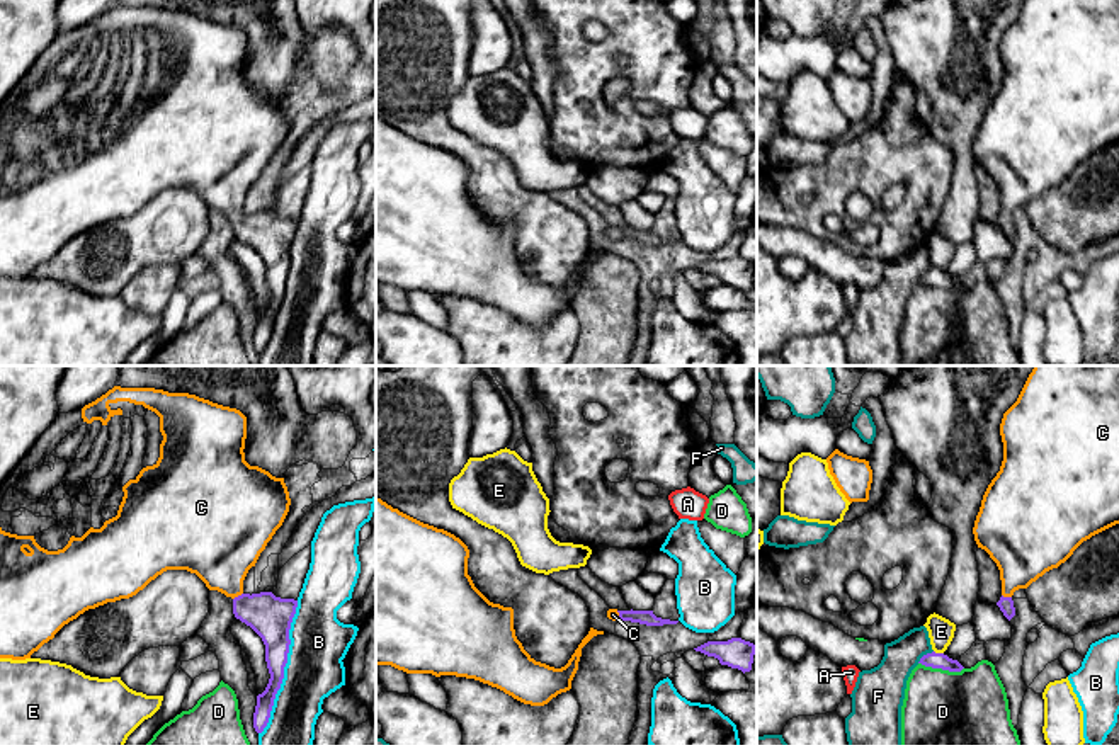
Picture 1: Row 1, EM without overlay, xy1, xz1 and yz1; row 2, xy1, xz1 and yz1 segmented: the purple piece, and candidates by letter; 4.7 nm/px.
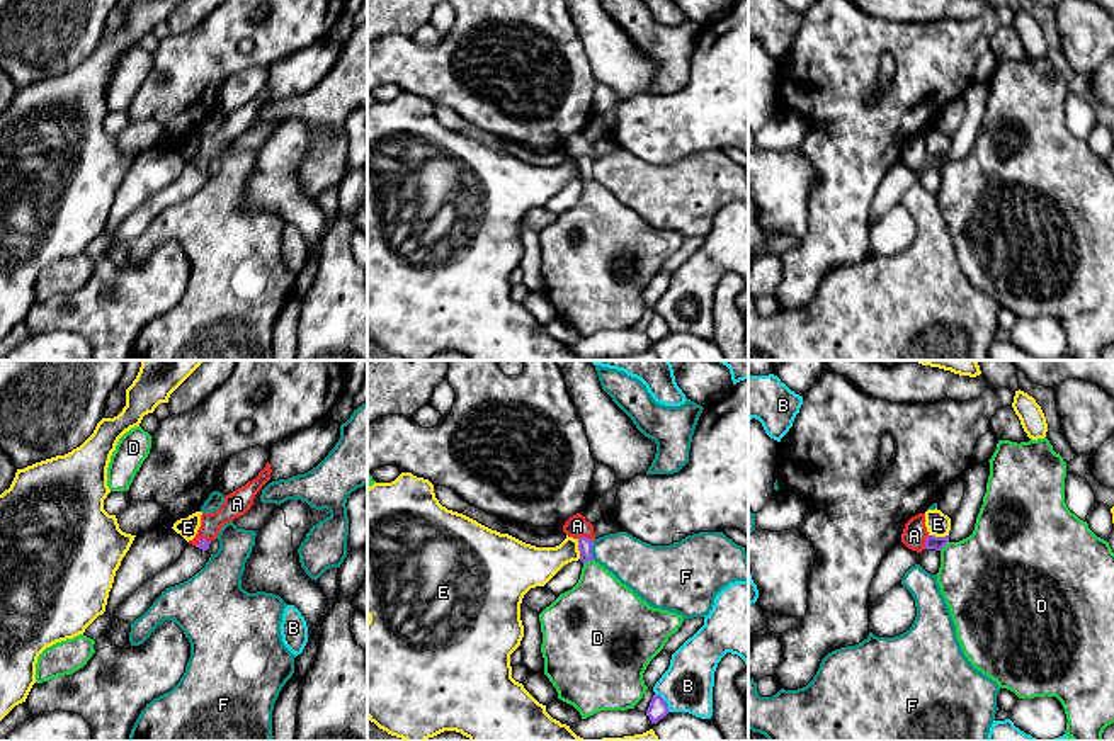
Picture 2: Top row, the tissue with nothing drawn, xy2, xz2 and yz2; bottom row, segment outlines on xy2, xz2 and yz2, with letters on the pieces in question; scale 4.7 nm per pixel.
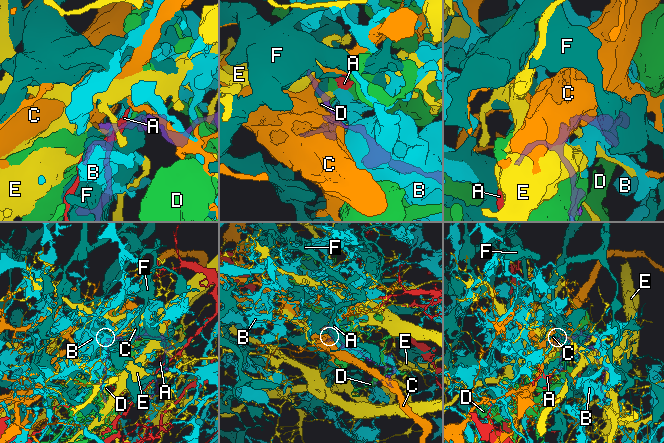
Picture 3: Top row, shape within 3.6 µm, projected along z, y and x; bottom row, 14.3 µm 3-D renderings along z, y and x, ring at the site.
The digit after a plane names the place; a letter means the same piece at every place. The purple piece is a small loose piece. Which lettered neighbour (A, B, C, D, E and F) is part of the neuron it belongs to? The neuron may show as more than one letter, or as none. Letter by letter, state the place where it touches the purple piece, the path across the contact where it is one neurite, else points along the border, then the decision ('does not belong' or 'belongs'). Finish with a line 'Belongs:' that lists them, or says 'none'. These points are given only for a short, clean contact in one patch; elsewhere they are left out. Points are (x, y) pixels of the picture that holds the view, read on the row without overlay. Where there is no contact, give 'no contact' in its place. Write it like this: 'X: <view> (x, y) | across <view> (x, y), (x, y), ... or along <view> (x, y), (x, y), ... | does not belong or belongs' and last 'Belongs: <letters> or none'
A: xz2 (585, 157) | along xz2 (579, 157), (592, 160) | does not belong
B: xy1 (284, 284) | does not belong
C: xy1 (238, 215) | across xy1 (269, 235), (252, 228), (238, 215), (225, 193), (220, 165) | belongs
D: yz1 (941, 286) | does not belong
E: xz2 (579, 169) | does not belong
F: xz2 (591, 170) | does not belong
Belongs: C

